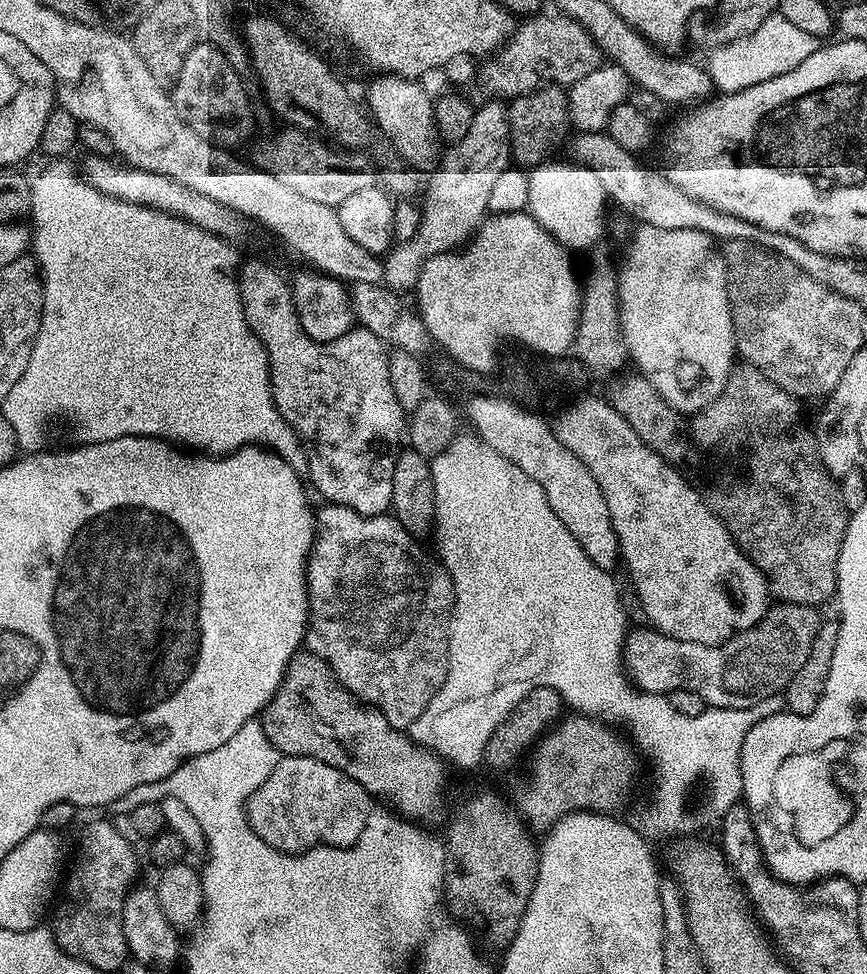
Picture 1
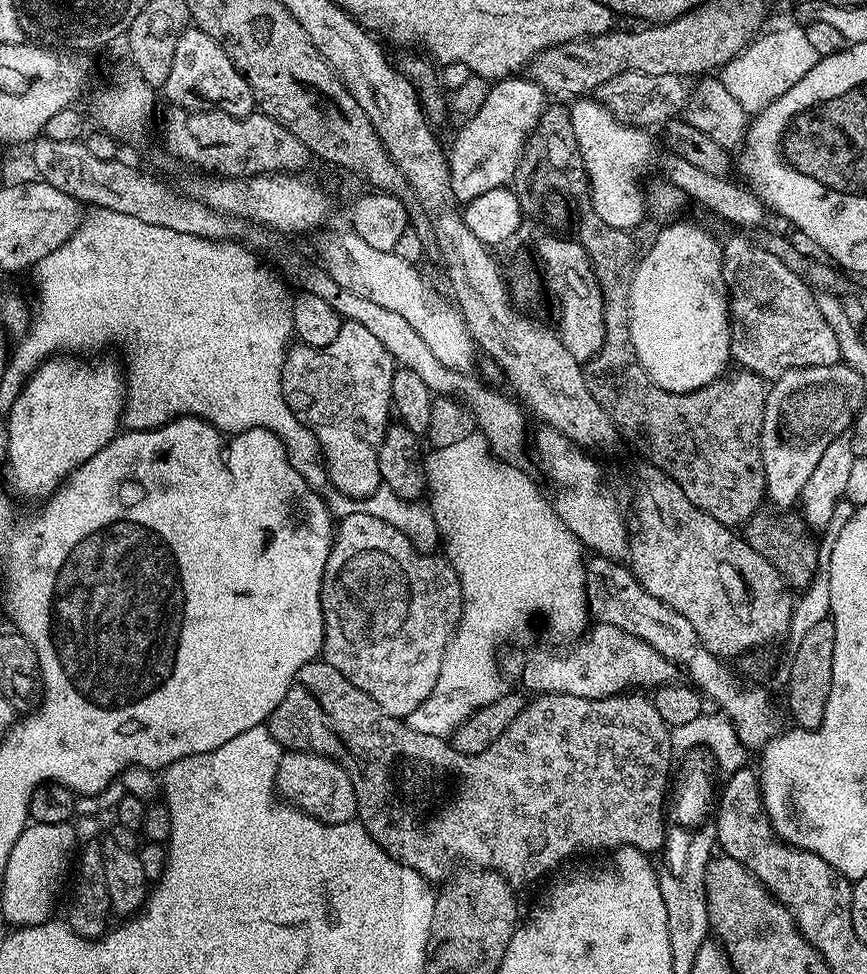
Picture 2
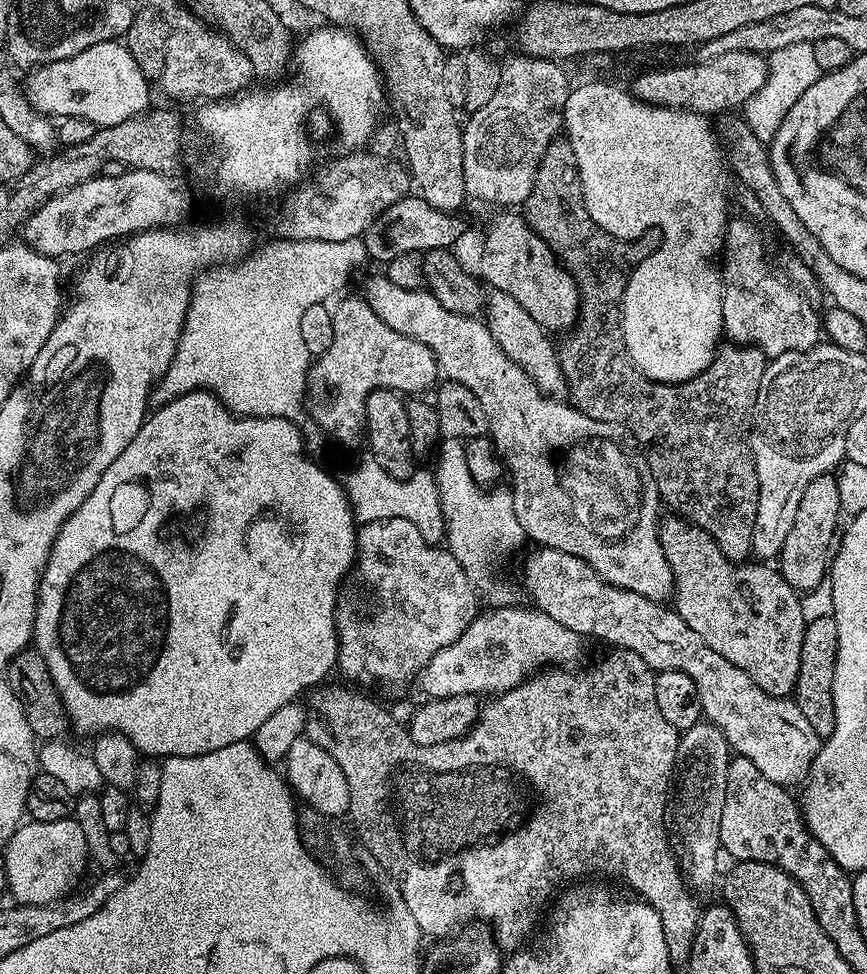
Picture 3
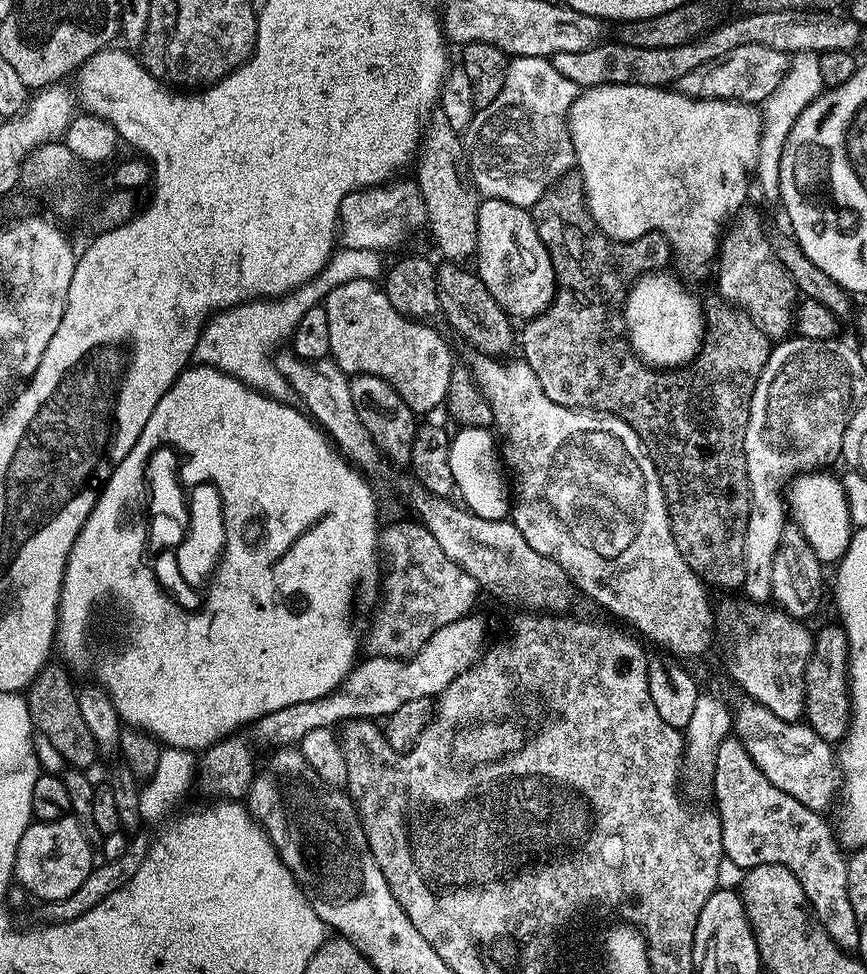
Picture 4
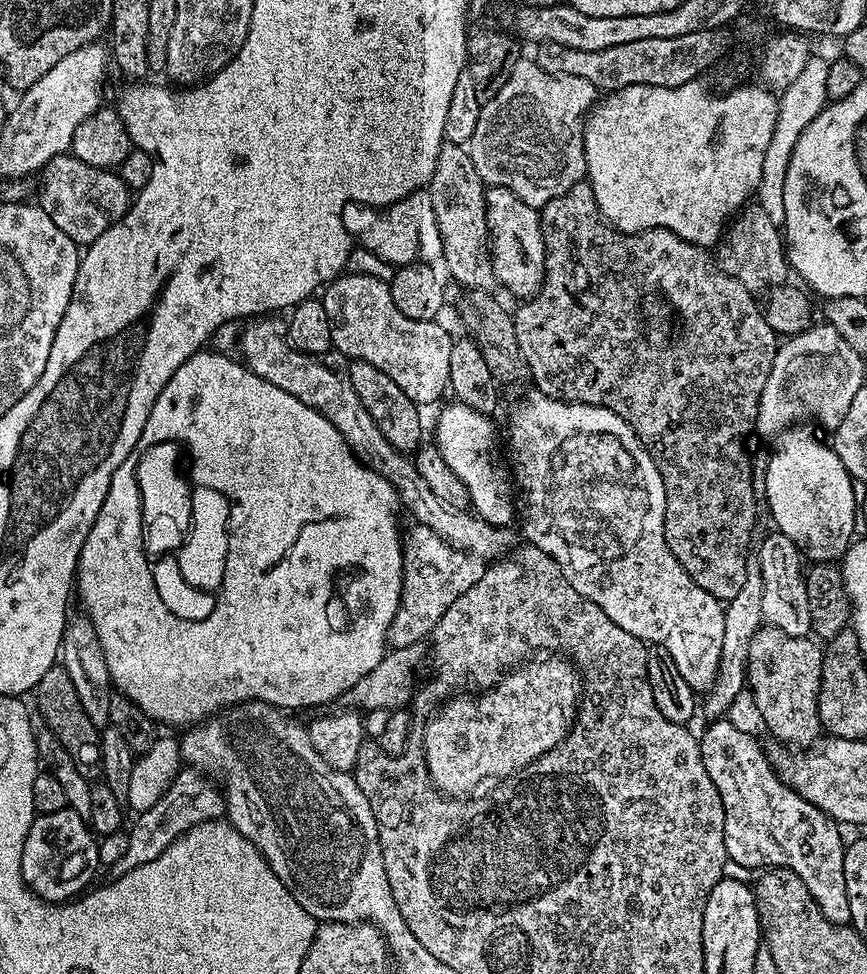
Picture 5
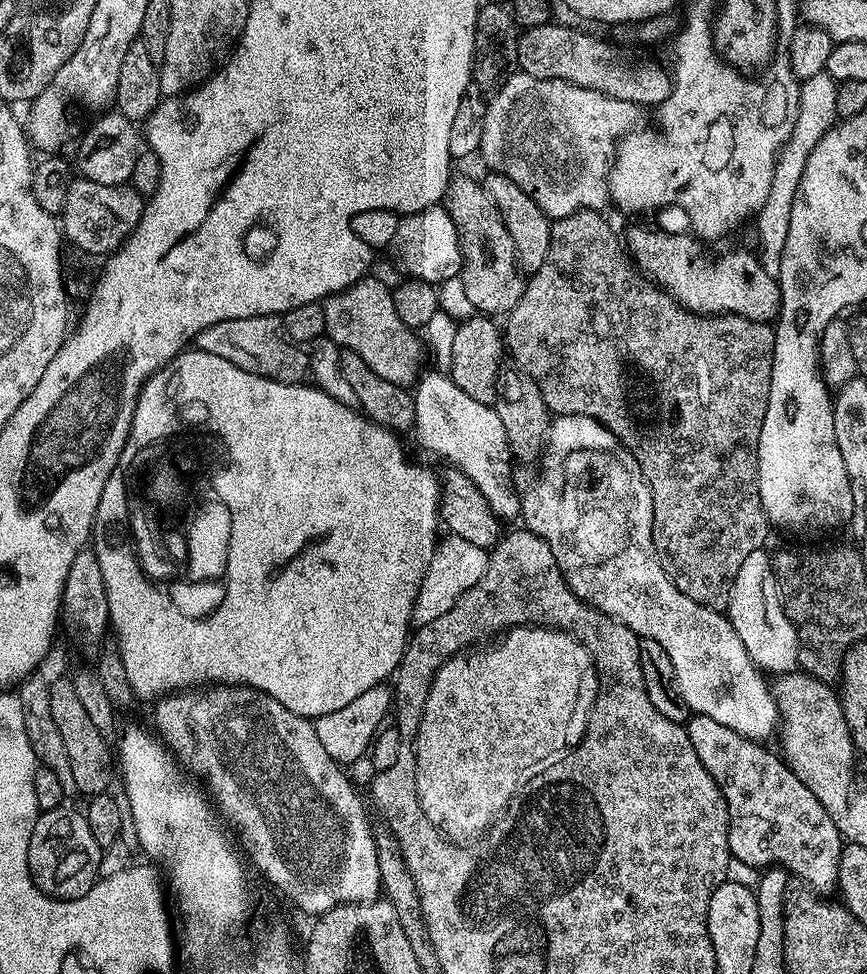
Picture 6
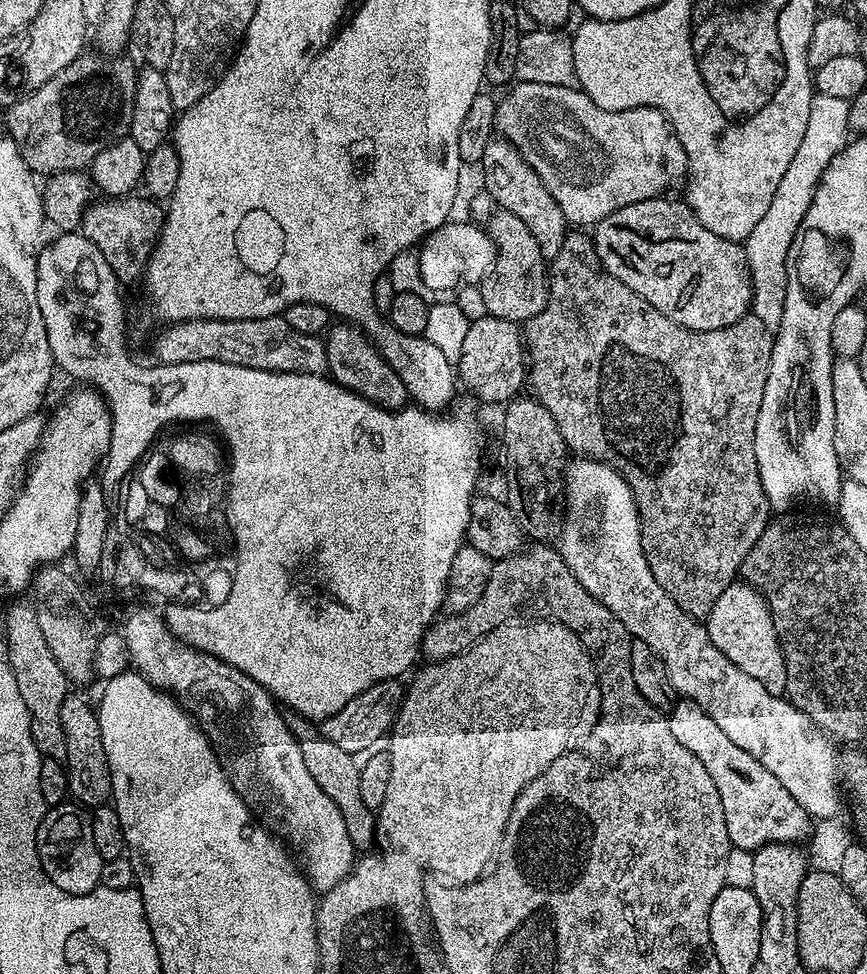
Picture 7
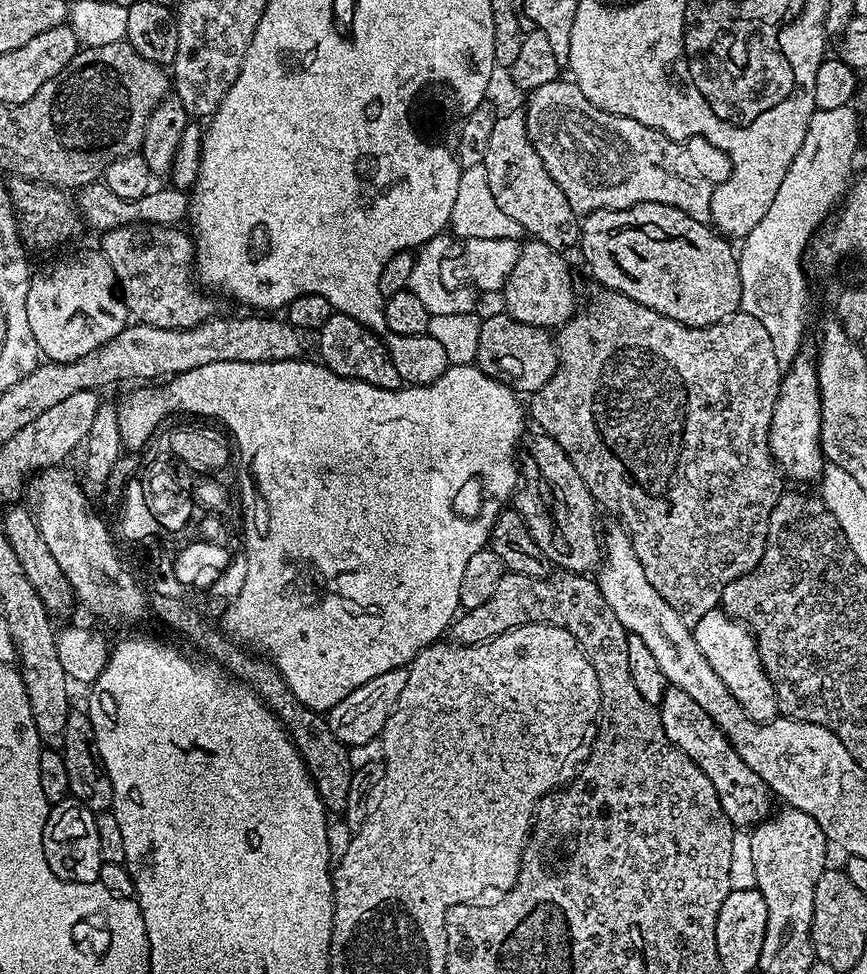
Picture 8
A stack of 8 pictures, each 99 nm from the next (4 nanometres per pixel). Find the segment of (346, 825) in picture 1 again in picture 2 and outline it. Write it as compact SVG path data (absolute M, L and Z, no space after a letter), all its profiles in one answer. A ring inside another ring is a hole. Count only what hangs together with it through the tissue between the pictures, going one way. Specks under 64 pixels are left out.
M288 750L281 755L276 771L276 791L289 805L298 806L300 811L324 824L344 824L356 816L354 786L342 766L313 752Z

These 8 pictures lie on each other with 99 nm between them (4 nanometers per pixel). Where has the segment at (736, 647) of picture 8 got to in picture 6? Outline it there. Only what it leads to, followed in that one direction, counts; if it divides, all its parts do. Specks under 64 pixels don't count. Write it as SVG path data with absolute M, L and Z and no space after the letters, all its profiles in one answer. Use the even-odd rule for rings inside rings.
M759 548L746 557L746 562L742 562L731 588L726 593L726 615L742 646L746 646L746 654L752 663L765 673L783 674L797 667L800 643L796 637L796 628L782 603L773 557L766 553L764 548Z

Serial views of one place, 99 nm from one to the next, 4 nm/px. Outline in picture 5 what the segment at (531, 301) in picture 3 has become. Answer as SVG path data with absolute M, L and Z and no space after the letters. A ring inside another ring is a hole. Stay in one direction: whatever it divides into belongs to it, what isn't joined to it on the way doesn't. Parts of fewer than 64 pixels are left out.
M489 187L485 191L484 197L486 198L488 238L492 249L492 269L496 275L496 284L504 287L510 295L520 296L519 298L536 295L536 291L540 289L544 281L544 263L546 262L539 211L526 206L526 202L522 202L522 198L518 198L518 194L510 194L510 190L505 188Z

